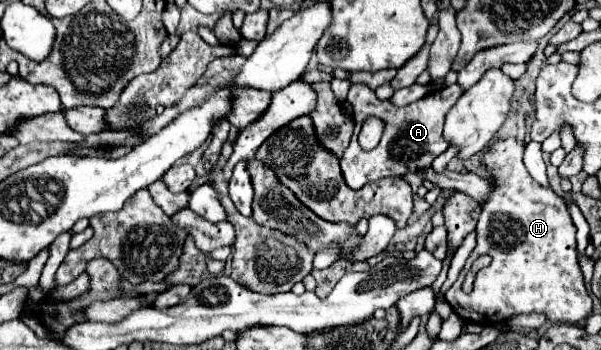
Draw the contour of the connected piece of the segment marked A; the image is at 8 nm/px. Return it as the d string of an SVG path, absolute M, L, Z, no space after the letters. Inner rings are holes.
M355 83L347 95L347 101L355 109L355 115L353 115L355 133L351 137L349 147L345 149L345 153L341 157L341 169L343 169L343 177L345 177L347 185L351 189L361 189L361 185L365 185L369 181L377 181L381 177L389 177L389 175L403 177L411 171L421 171L421 169L429 167L431 161L449 147L449 143L443 137L443 119L445 119L447 111L453 107L453 103L461 97L461 93L463 93L461 85L453 83L449 87L427 93L423 99L419 99L415 103L409 103L405 107L395 107L387 101L377 99L375 91L369 89L365 83ZM369 115L381 117L385 121L385 131L383 131L381 143L375 149L363 151L357 143L357 135L359 135L363 119Z

